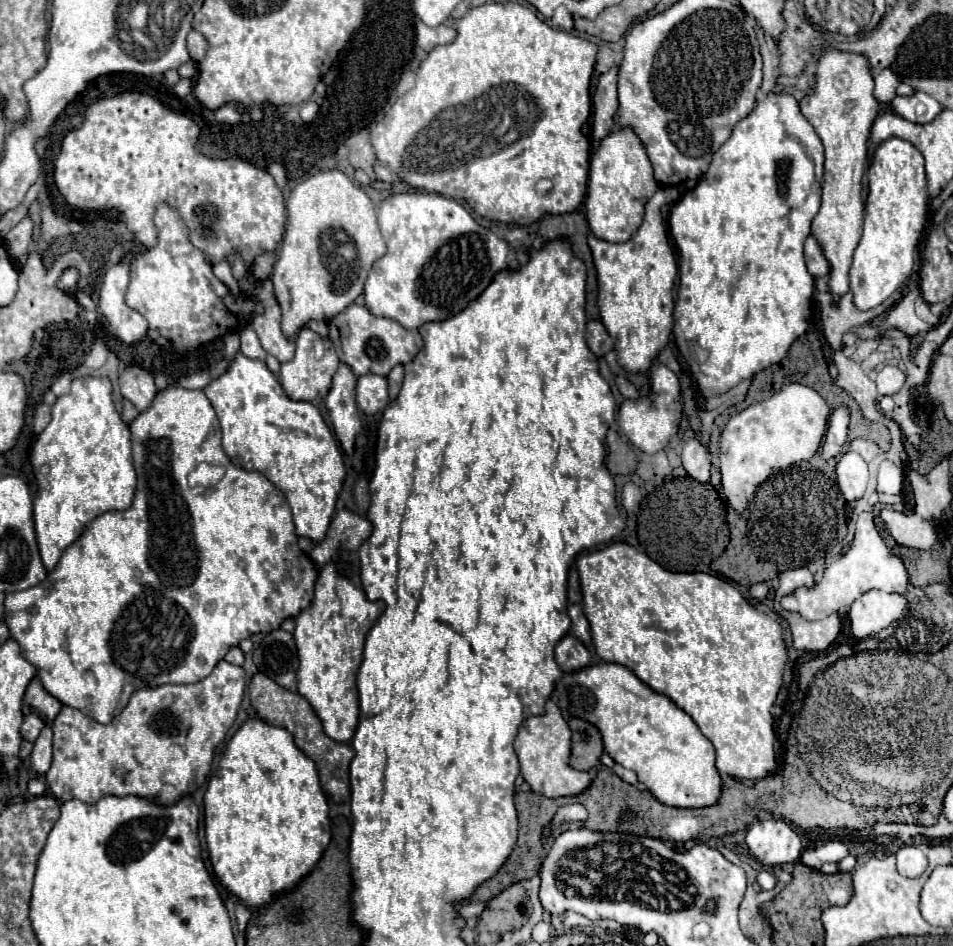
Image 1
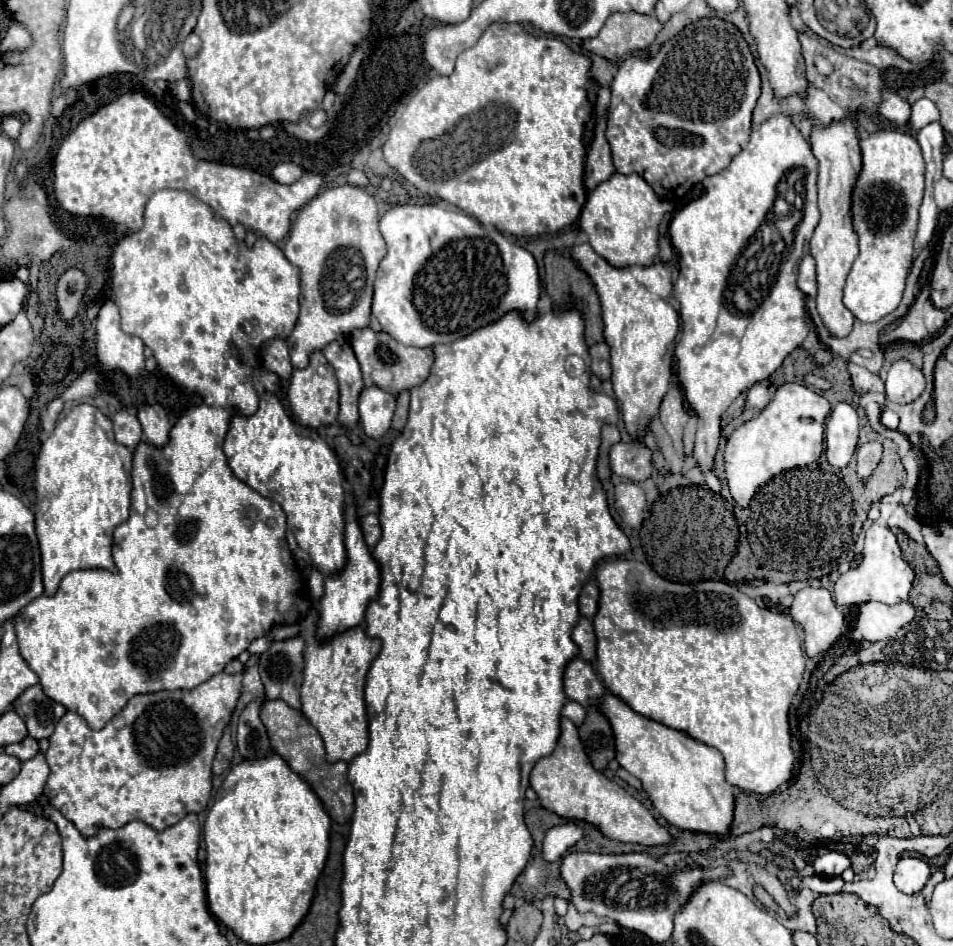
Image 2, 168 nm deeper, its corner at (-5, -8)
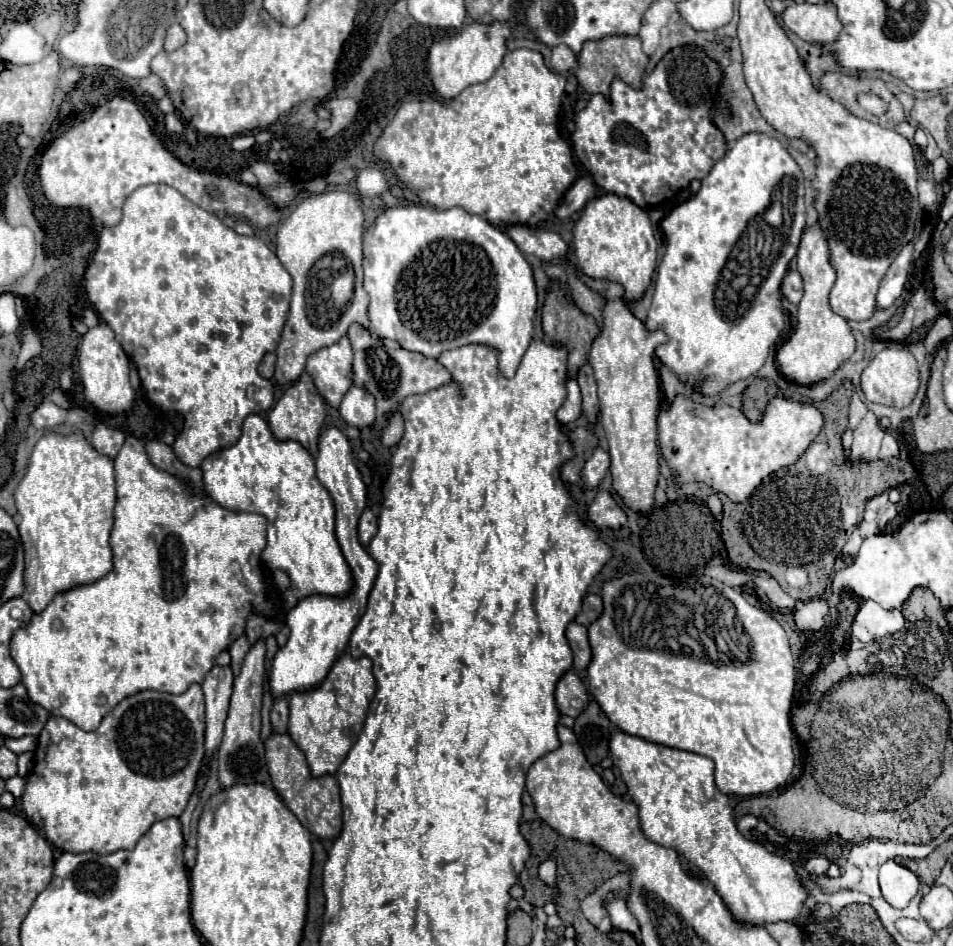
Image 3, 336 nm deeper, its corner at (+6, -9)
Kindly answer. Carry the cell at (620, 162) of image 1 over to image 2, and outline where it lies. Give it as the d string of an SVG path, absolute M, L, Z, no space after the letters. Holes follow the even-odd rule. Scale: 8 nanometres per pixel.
M612 173L610 179L602 181L600 185L596 185L596 189L592 189L588 193L588 201L580 215L580 227L582 227L582 231L588 233L592 249L598 255L602 255L610 265L614 265L614 267L650 265L658 257L658 225L666 211L672 211L672 205L668 201L660 199L654 193L654 189L644 181L644 177L640 177L640 173L630 173L630 175Z

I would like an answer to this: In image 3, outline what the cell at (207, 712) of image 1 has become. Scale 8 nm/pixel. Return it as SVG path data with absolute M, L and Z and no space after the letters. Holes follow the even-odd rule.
M191 684L187 688L187 692L173 696L173 694L165 694L165 692L153 692L153 690L145 690L145 692L137 692L129 698L125 698L113 712L109 712L101 726L93 732L85 732L79 726L75 726L73 722L65 720L65 718L55 718L51 716L43 728L43 732L39 734L39 744L35 750L35 764L31 768L31 772L27 775L27 786L25 792L21 796L21 804L23 804L23 812L27 814L27 818L33 820L33 824L45 834L45 838L59 850L63 852L73 852L73 854L81 854L81 852L97 852L97 854L111 854L117 850L133 850L137 840L153 826L153 822L165 820L165 818L179 818L181 812L185 810L193 790L195 790L195 780L201 768L201 758L203 758L203 732L205 732L205 704L203 704L203 692L199 684Z

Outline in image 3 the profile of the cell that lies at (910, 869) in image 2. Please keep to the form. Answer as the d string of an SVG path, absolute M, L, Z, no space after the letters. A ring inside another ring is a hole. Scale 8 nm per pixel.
M887 860L879 870L879 886L881 886L883 898L893 908L905 908L913 900L913 896L919 892L921 882L905 866L893 860Z

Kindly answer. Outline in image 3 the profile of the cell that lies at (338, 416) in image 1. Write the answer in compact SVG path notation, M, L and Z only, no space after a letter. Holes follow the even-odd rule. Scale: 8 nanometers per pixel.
M341 338L337 344L317 350L307 360L307 372L313 378L319 394L329 406L337 408L341 398L353 384L353 350L349 338Z

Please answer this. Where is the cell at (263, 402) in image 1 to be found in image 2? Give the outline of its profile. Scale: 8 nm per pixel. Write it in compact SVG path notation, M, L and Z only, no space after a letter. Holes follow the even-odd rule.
M264 391L254 415L234 411L224 439L224 455L240 481L282 505L288 517L286 539L294 559L304 559L322 575L332 575L346 563L342 459L314 429L310 433L302 429L288 417L276 393Z

